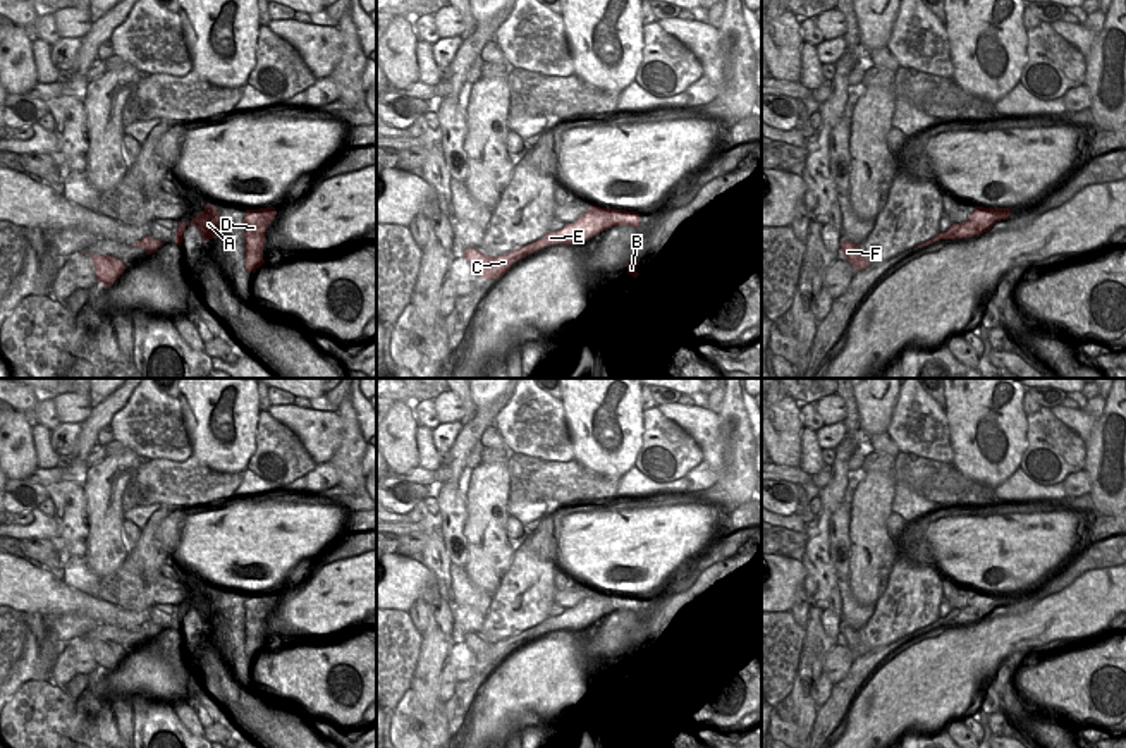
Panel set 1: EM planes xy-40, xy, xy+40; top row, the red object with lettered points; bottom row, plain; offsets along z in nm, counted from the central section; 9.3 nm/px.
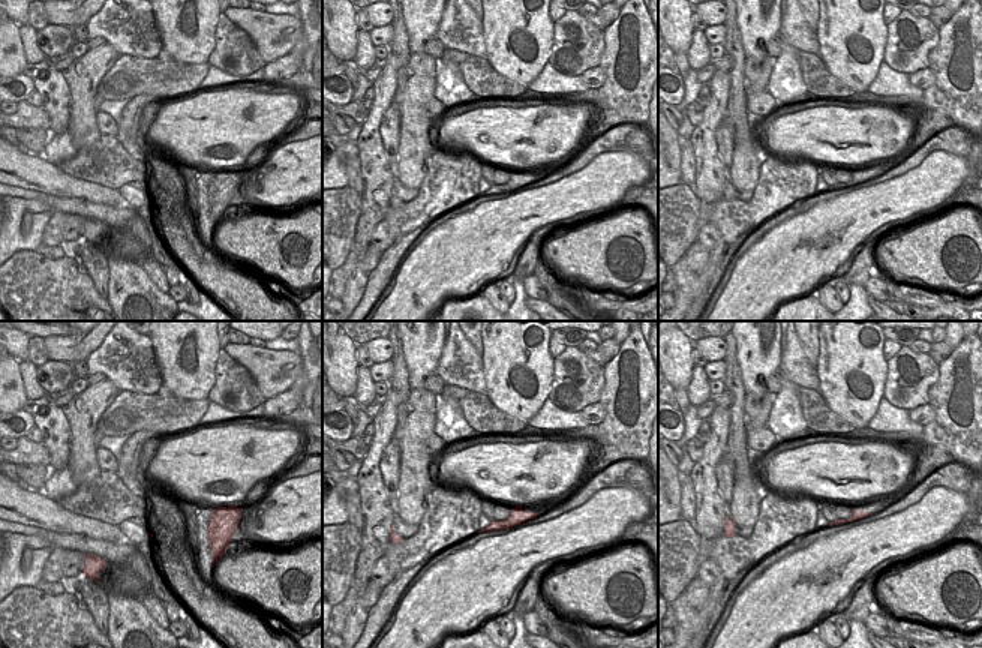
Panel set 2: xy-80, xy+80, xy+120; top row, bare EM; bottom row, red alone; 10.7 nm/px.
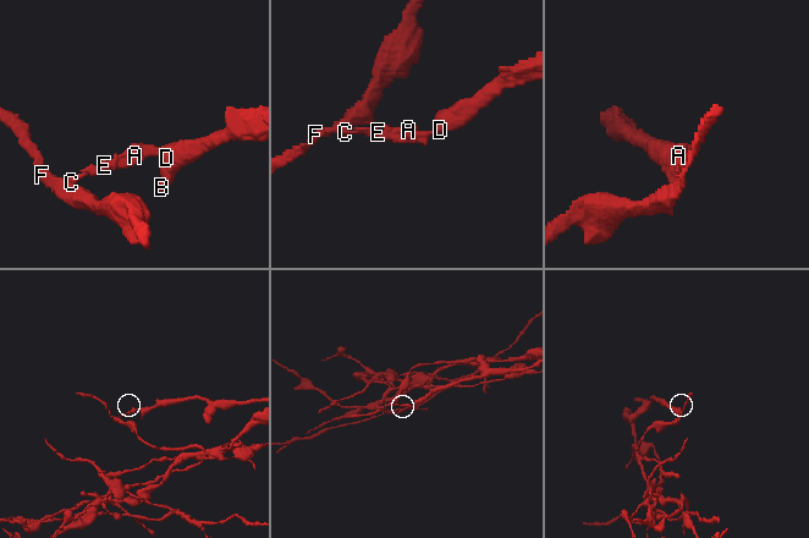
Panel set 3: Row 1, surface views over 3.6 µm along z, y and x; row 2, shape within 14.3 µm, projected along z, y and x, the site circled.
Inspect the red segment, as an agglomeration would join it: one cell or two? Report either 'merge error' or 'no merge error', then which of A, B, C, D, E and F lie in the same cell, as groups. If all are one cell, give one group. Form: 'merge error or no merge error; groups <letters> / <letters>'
merge error; groups A C E F / B D

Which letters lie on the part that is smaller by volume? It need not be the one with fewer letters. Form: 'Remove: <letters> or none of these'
Remove: B, D.

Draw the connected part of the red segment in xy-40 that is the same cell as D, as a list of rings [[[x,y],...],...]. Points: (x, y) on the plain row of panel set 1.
[[[273,592],[260,595],[246,595],[244,600],[244,652],[248,657],[256,657],[263,648],[263,631],[265,617],[272,605],[275,604],[277,595]]]

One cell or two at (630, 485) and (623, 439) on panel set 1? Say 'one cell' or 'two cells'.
two cells

